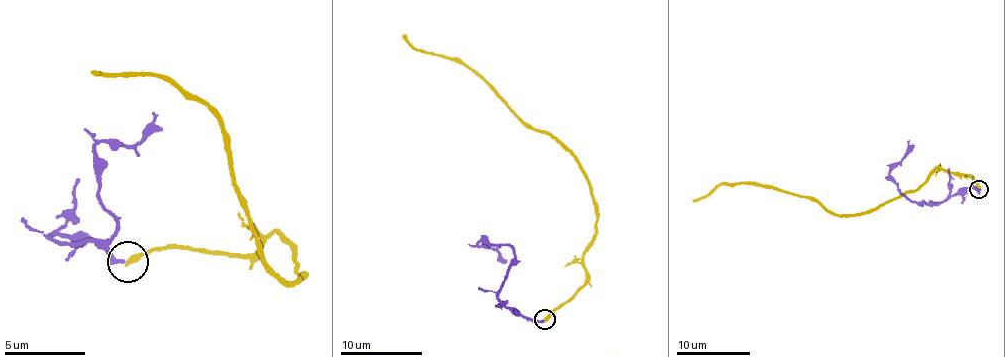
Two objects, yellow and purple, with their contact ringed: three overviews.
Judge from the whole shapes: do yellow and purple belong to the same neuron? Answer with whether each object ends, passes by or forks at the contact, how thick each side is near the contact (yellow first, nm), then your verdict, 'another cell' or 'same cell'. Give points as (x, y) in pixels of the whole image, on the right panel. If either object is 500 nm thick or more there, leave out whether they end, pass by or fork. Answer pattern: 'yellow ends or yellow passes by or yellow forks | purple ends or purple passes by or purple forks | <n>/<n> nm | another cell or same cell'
yellow ends | purple ends | 360/240 nm | another cell

